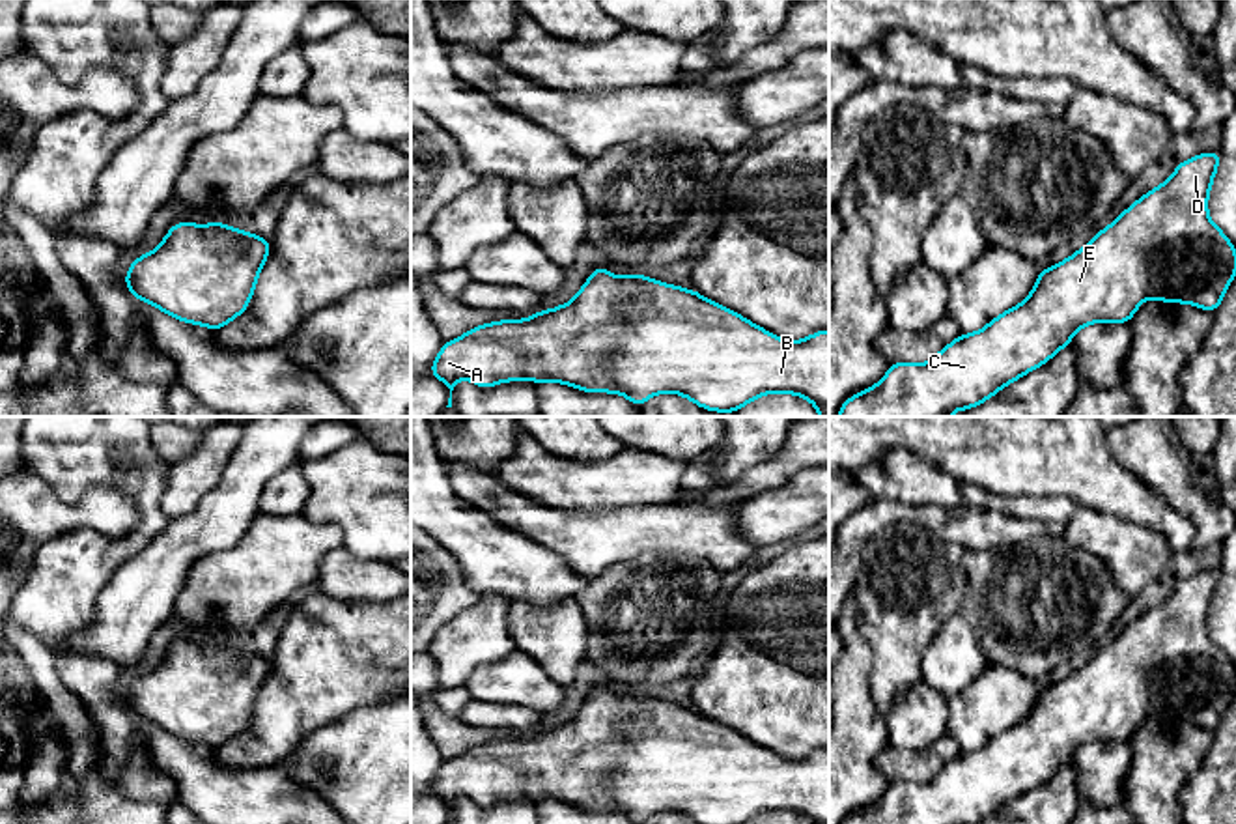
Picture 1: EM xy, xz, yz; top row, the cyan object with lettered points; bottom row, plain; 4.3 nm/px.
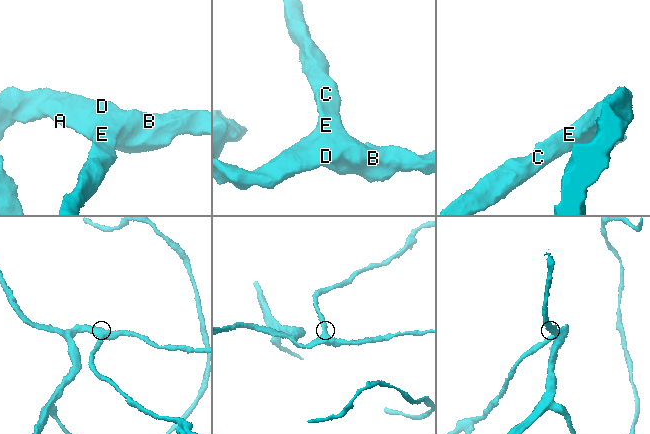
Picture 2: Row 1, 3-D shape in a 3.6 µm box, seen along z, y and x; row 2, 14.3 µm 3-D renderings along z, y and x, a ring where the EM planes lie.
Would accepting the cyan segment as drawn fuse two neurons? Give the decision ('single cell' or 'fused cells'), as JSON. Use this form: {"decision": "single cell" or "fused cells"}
{"decision": "single cell"}

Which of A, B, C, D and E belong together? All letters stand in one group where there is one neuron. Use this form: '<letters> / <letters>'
A B C D E

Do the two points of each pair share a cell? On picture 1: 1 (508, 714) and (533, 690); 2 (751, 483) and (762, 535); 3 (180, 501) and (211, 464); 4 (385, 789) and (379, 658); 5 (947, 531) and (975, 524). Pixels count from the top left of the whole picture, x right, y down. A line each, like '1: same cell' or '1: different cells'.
1: different cells
2: different cells
3: same cell
4: different cells
5: same cell

